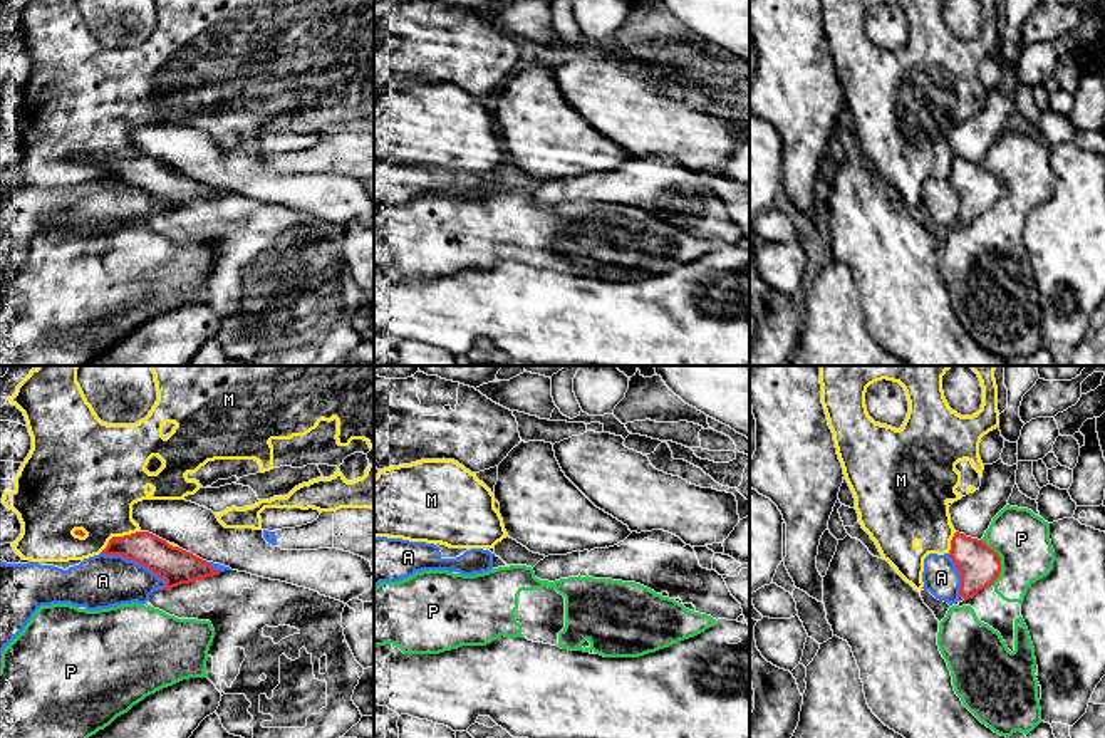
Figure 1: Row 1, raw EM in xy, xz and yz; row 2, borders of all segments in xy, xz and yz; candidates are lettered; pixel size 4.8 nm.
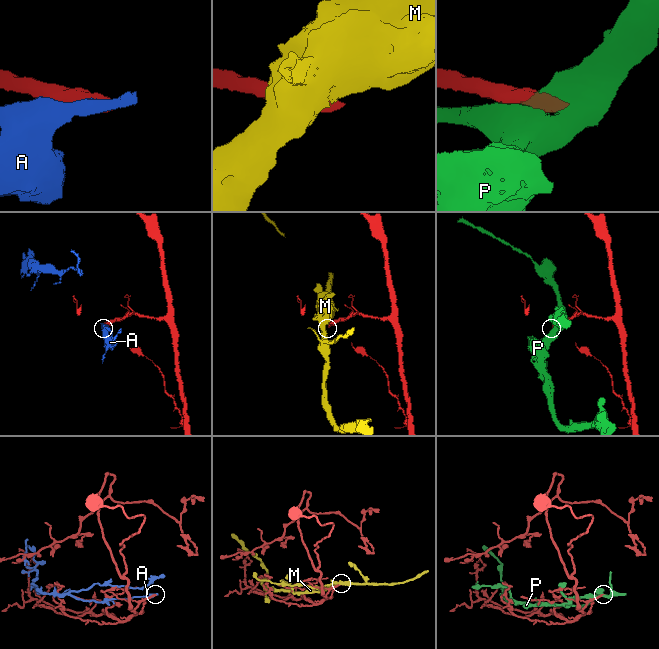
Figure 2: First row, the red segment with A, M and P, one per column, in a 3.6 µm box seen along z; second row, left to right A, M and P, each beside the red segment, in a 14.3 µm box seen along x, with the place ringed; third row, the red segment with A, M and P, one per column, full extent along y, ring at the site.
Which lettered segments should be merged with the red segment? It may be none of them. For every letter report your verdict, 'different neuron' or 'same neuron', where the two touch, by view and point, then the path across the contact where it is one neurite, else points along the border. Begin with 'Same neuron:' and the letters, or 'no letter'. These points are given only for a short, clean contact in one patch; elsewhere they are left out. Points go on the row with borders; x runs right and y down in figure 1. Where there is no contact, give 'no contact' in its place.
Same neuron: no letter
A: different neuron; meets red in xy at (136, 561)
M: different neuron; meets red in xy at (118, 537)
P: different neuron; meets red in yz at (1000, 562)

